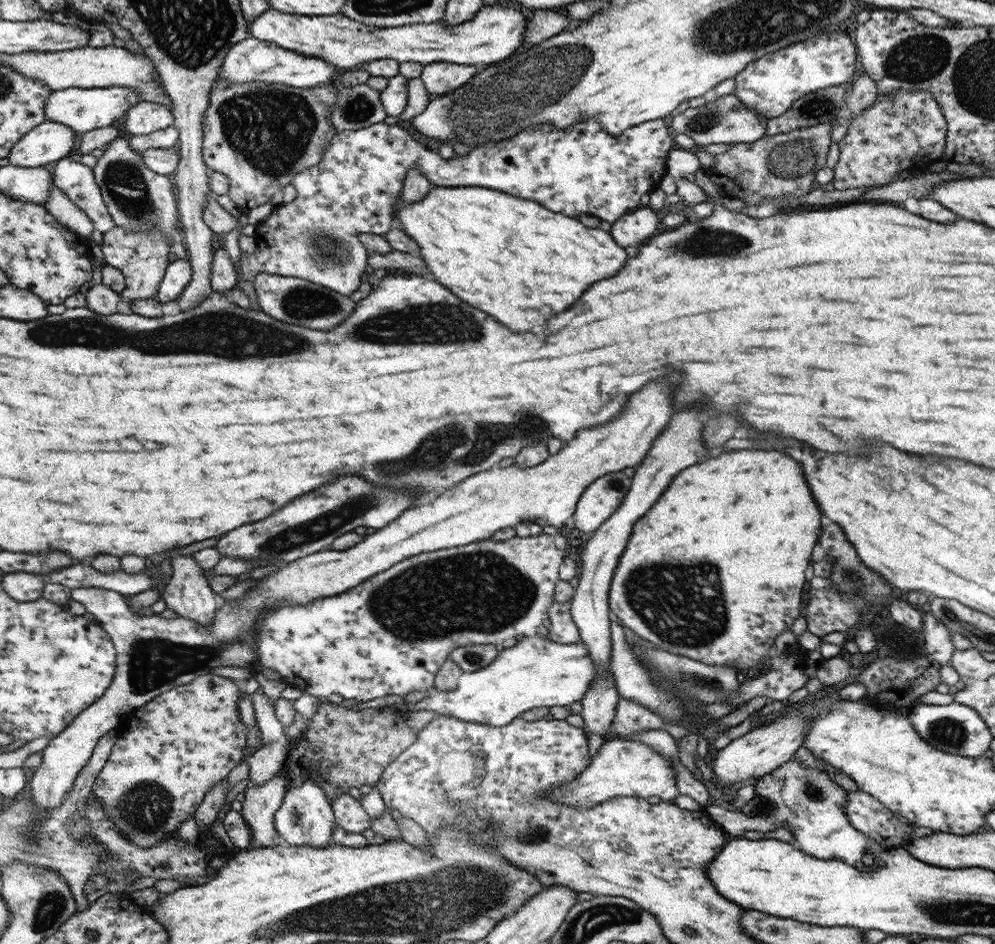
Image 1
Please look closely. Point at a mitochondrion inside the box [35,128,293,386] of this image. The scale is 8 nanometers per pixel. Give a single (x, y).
(124, 181)

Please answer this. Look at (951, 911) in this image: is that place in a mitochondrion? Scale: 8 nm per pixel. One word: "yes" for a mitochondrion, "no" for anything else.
yes

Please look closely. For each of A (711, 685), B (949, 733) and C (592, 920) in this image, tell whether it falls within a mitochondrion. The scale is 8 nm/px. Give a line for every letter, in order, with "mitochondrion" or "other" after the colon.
A: mitochondrion
B: mitochondrion
C: mitochondrion

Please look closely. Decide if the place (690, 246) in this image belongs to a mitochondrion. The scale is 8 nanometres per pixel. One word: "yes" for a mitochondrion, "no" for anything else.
yes

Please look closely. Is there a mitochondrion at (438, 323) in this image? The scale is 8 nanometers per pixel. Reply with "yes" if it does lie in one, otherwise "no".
yes

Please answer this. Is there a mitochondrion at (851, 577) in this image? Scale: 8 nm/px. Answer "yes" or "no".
yes

